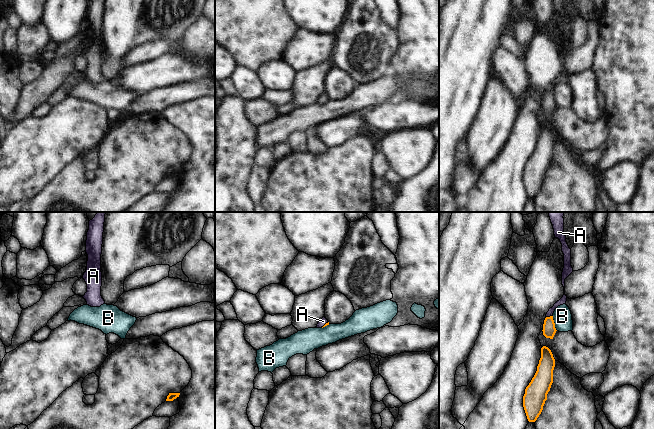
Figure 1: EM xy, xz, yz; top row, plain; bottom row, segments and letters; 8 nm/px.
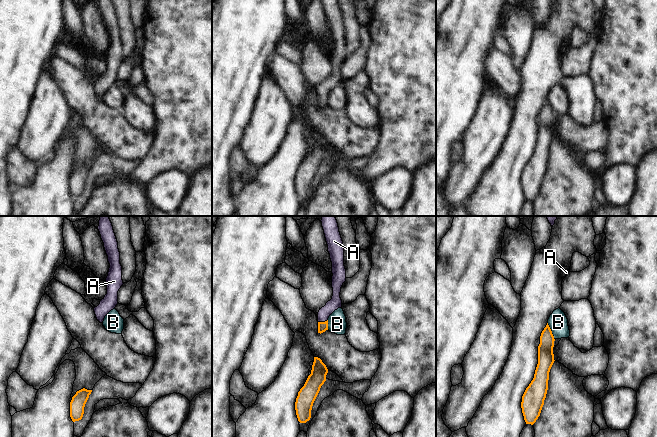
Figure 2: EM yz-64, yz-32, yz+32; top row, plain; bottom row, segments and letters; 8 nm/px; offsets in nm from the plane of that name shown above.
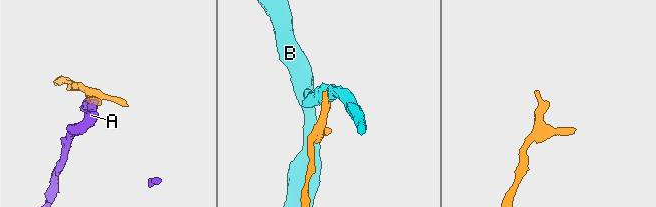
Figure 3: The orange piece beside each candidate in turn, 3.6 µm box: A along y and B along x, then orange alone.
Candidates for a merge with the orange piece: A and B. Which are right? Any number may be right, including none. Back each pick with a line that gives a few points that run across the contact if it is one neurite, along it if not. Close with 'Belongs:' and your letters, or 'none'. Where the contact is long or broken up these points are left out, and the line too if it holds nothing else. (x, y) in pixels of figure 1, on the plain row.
A: line yz (549, 106), (550, 92), (551, 86), (563, 76)
Belongs: A

